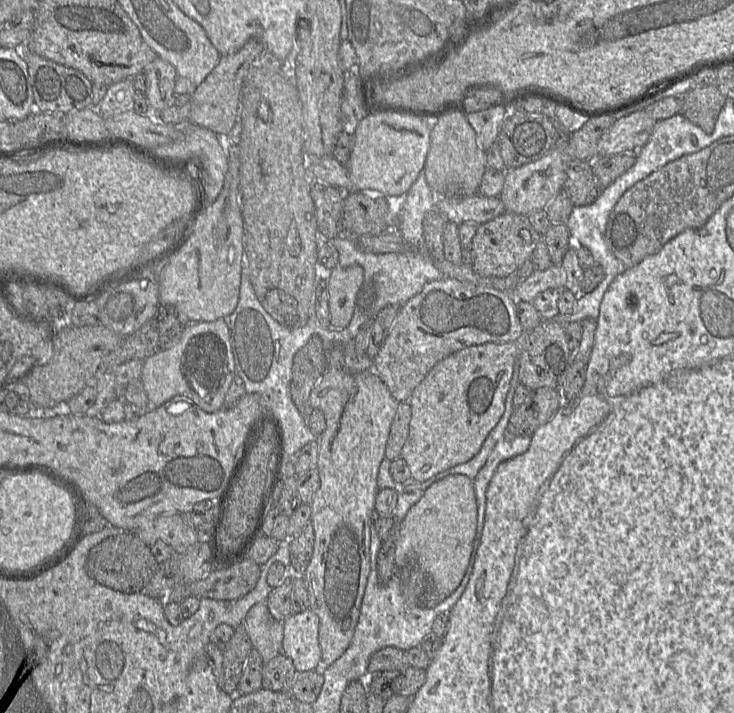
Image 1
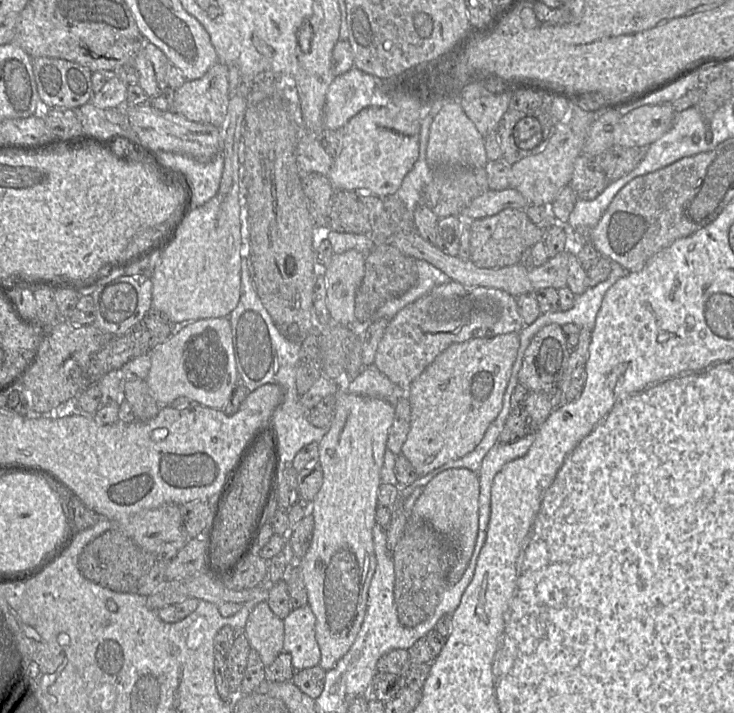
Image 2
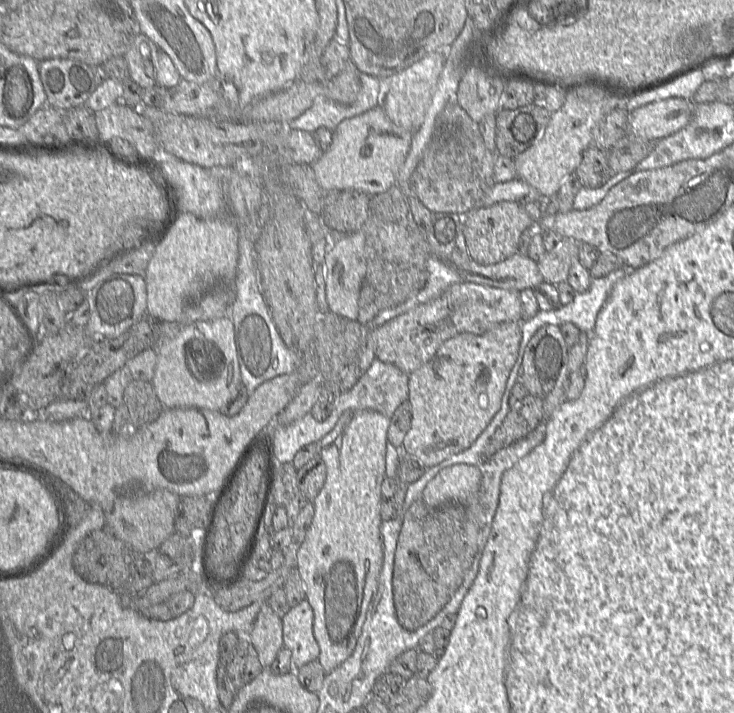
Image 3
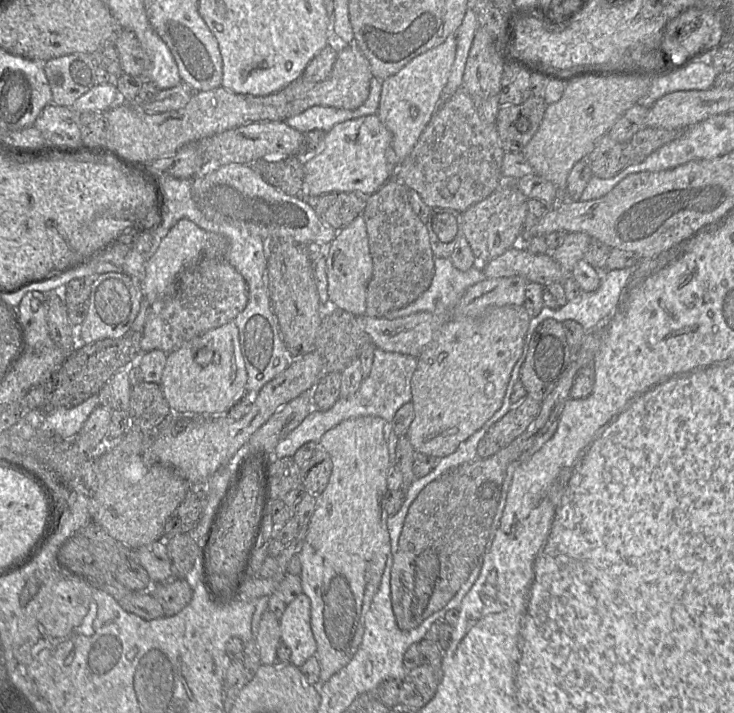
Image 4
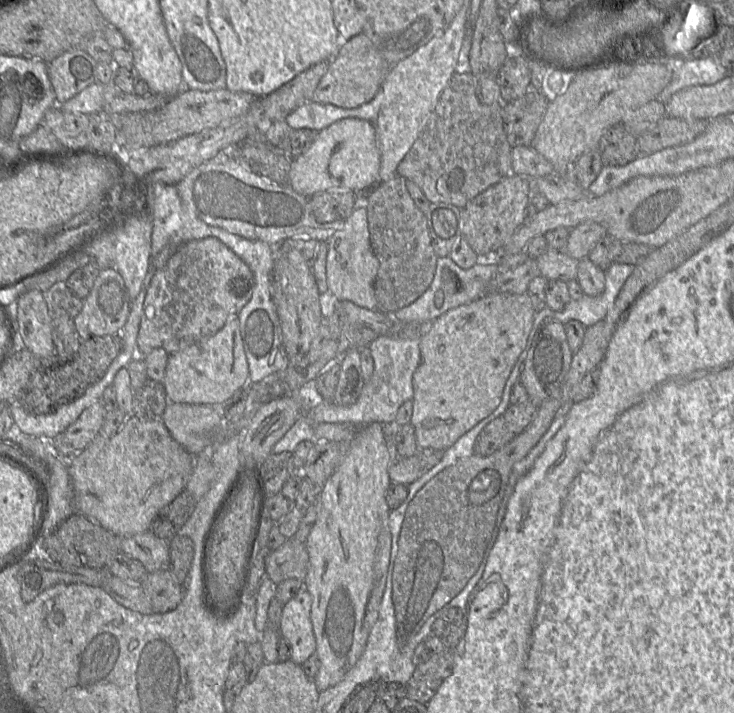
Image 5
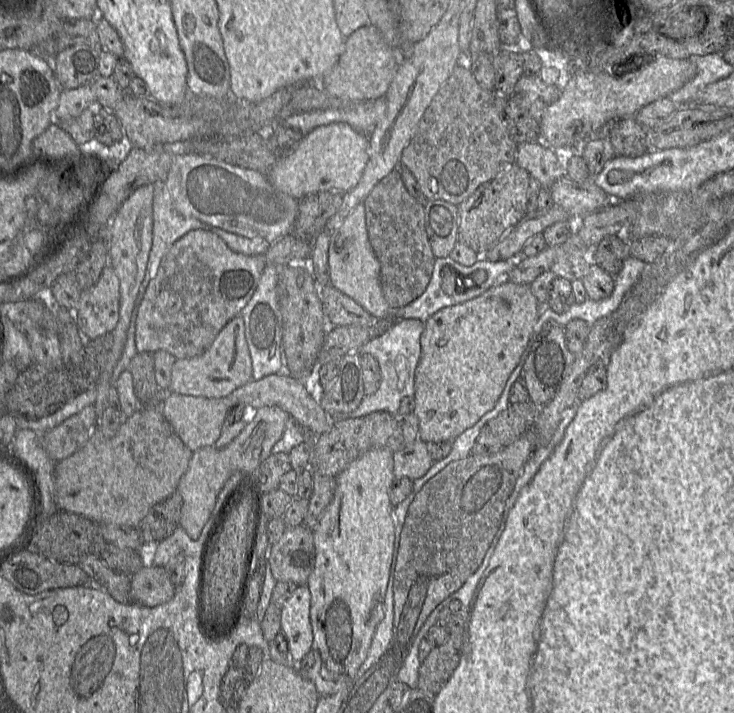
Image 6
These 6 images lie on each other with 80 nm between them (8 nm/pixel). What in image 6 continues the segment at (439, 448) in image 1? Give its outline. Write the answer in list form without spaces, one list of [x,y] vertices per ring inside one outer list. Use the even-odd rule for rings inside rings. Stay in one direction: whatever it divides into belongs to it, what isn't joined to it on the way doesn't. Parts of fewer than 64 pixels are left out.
[[[503,279],[480,296],[444,307],[424,322],[420,336],[420,358],[414,375],[413,413],[418,419],[418,439],[425,443],[453,441],[493,409],[526,349],[539,306],[529,285]]]

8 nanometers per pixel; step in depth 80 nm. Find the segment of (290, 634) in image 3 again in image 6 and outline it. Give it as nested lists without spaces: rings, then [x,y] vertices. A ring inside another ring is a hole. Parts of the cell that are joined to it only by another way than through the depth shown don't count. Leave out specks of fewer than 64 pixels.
[[[298,586],[281,608],[280,633],[286,638],[291,659],[297,663],[312,649],[310,601],[308,587]]]

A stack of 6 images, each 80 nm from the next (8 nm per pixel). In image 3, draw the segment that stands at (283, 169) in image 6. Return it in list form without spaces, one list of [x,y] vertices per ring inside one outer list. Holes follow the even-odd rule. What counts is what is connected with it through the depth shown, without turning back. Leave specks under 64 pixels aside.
[[[381,106],[343,120],[332,131],[329,148],[311,165],[317,183],[326,193],[357,190],[369,196],[387,191],[396,184],[398,172],[410,150],[412,133],[395,125]]]

